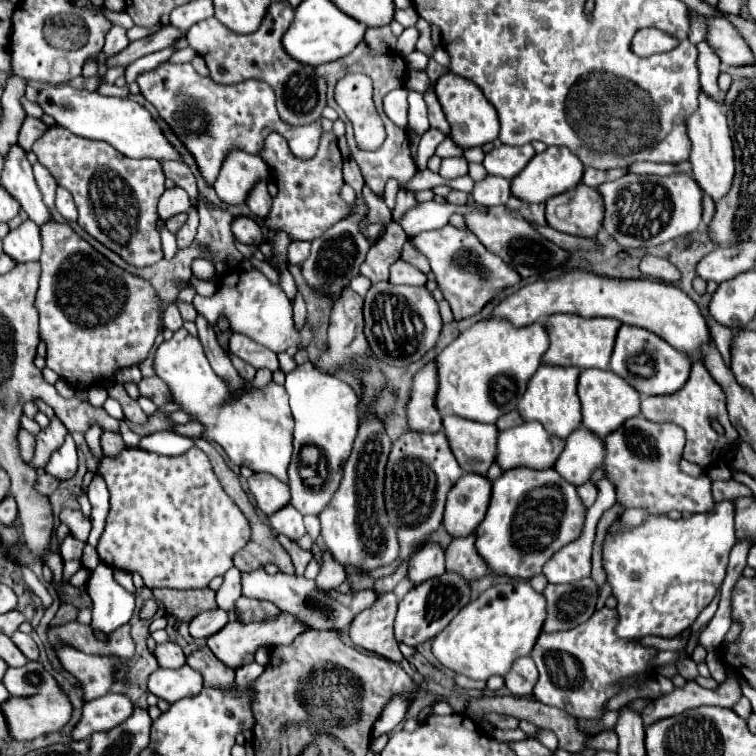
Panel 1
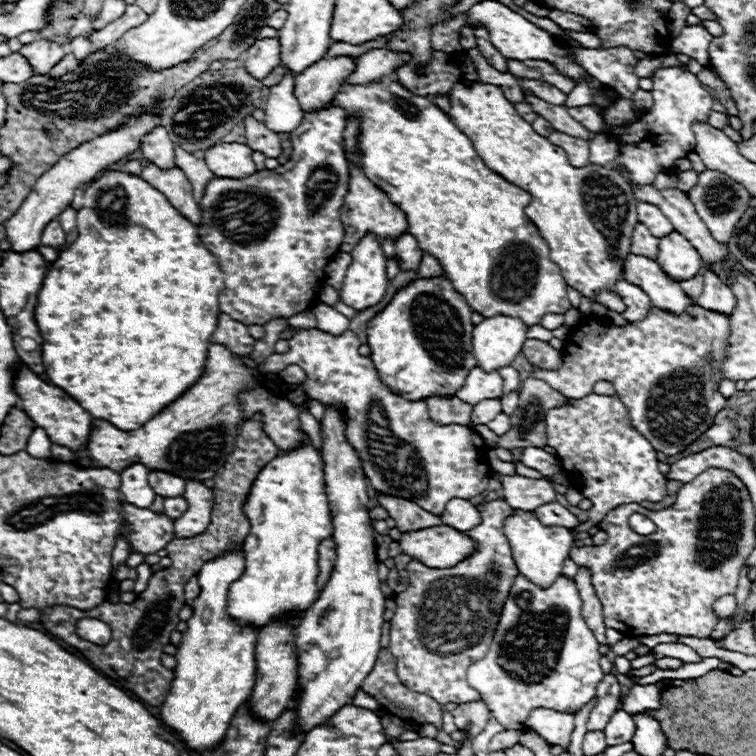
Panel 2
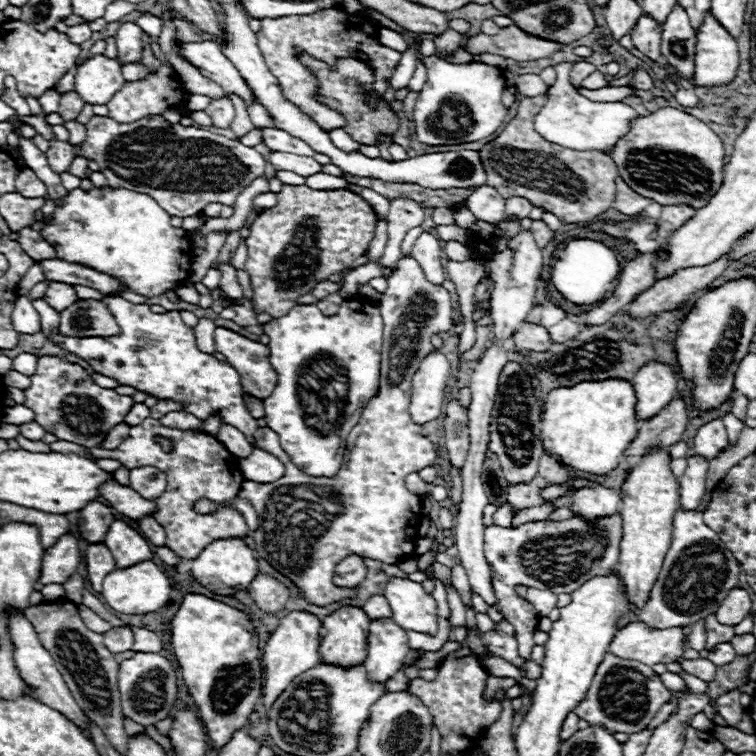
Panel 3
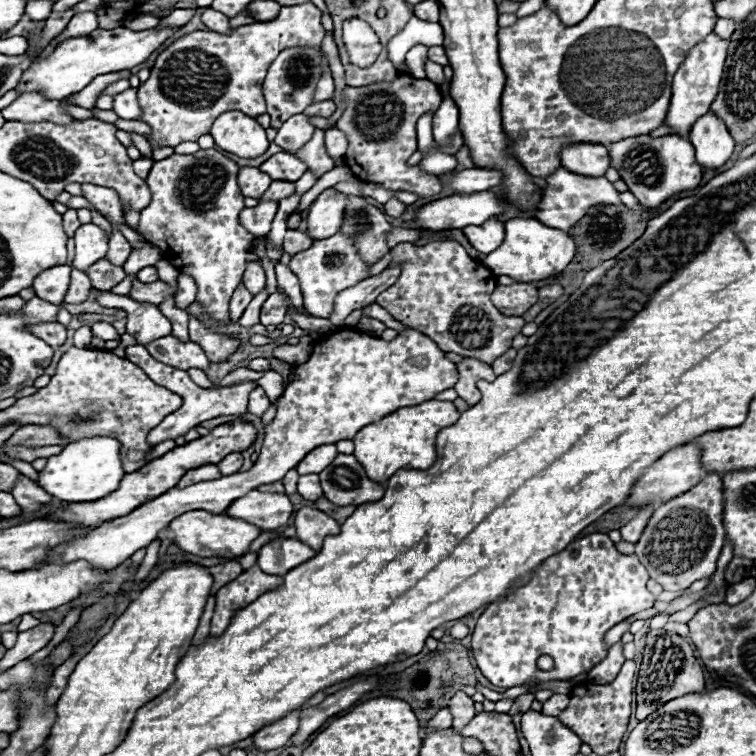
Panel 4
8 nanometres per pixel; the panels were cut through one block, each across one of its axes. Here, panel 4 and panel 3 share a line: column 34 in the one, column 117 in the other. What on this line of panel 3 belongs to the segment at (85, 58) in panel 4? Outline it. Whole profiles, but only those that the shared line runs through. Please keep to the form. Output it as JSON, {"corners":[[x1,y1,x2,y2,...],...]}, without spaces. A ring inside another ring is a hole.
{"corners":[[96,54,78,66,74,90,88,104,108,104,124,82,120,62,106,58,104,54]]}

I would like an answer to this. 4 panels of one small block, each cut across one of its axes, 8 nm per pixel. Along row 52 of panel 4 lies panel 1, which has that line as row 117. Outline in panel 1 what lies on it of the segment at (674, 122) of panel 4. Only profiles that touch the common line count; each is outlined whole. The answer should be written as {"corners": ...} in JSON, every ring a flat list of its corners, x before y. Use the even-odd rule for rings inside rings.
{"corners":[[700,92,698,96,698,110,686,120,686,130,688,138,692,142,690,150,690,164,692,164,692,174,698,182,698,186,712,196,714,200,720,200,730,190,732,178,734,178,734,150,732,150,732,138,728,132,726,124,726,114,720,102,710,98,706,92]]}

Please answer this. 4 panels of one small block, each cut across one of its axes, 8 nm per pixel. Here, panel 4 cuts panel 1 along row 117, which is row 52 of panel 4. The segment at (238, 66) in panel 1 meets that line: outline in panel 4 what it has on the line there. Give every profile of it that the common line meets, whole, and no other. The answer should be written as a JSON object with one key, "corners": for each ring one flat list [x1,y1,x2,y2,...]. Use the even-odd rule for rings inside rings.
{"corners":[[292,46,282,50,276,60,270,64,268,74,262,84,264,100,266,100,266,112,272,118,272,126,280,128,290,116,300,114,306,106,312,104,314,90,318,80,324,74,322,66,322,52,320,48,310,48,310,46]]}

